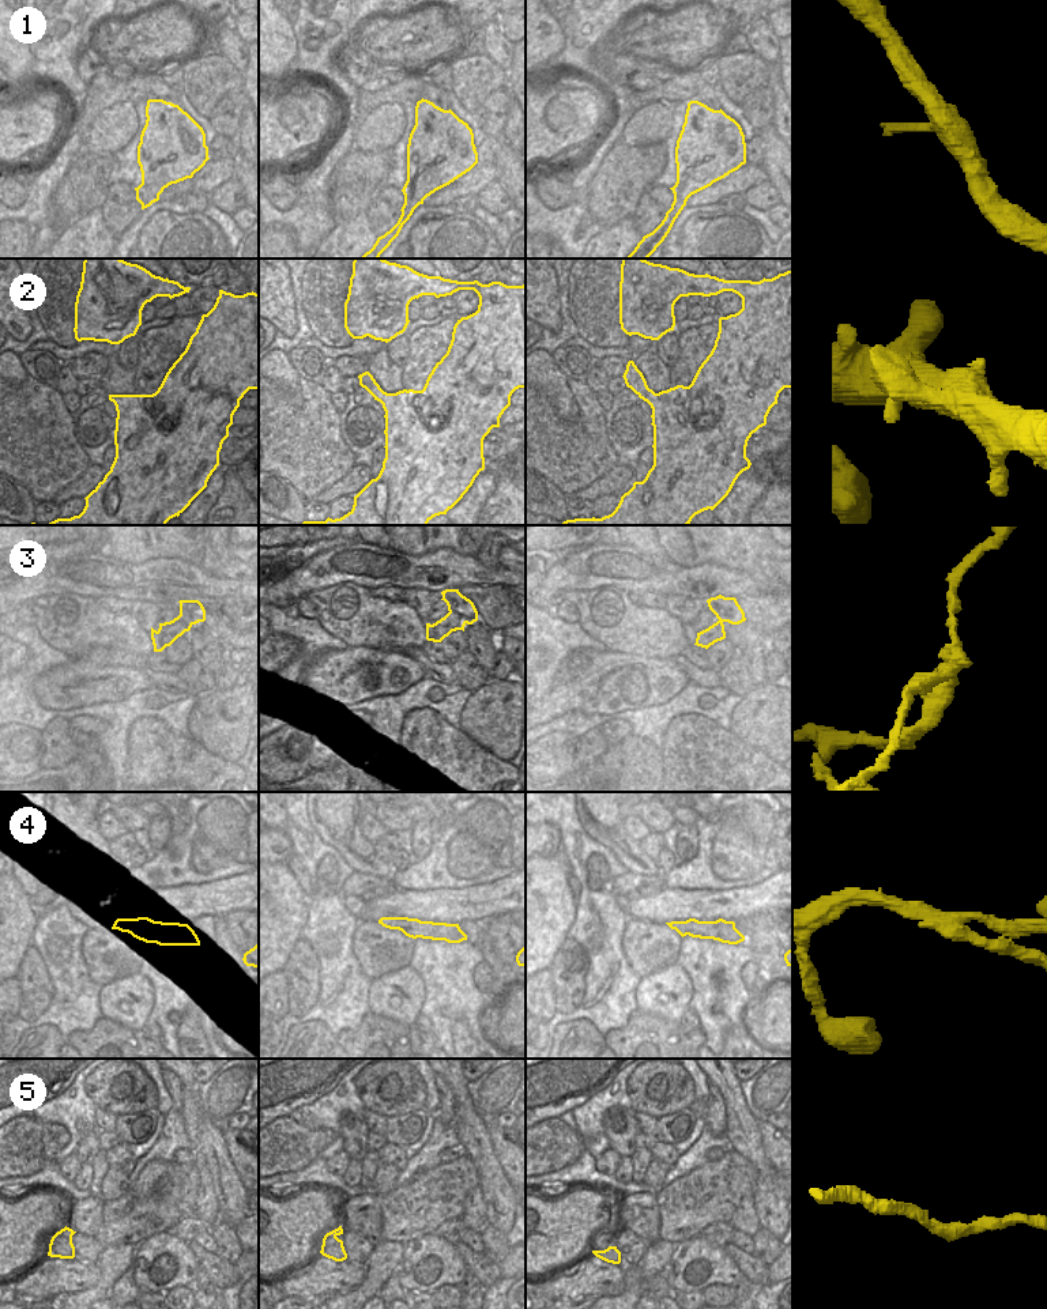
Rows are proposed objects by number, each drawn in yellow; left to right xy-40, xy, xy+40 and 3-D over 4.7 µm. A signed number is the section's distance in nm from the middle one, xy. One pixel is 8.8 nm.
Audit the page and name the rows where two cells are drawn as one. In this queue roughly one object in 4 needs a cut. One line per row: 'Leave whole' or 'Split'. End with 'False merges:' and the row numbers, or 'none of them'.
1: Leave whole
2: Leave whole
3: Split
4: Split
5: Leave whole
False merges: 3, 4

